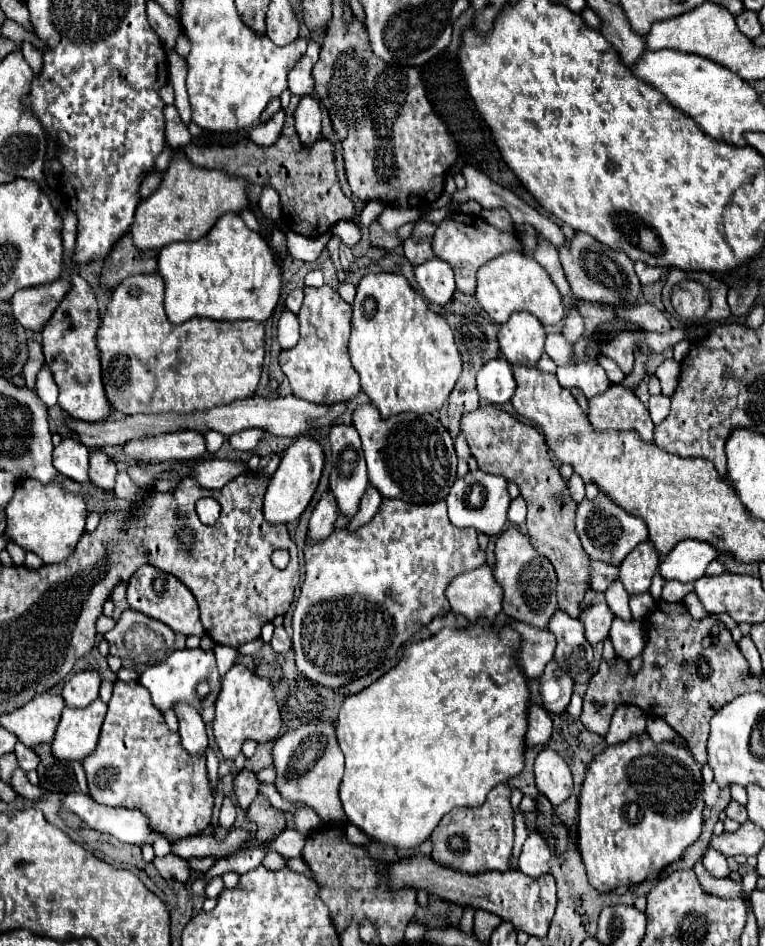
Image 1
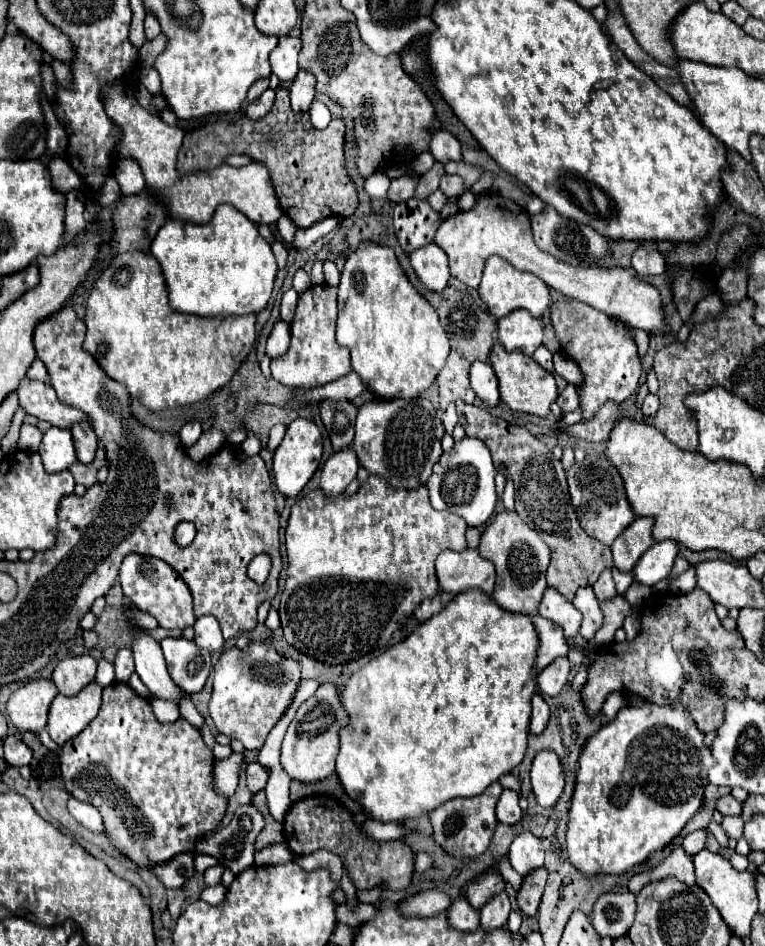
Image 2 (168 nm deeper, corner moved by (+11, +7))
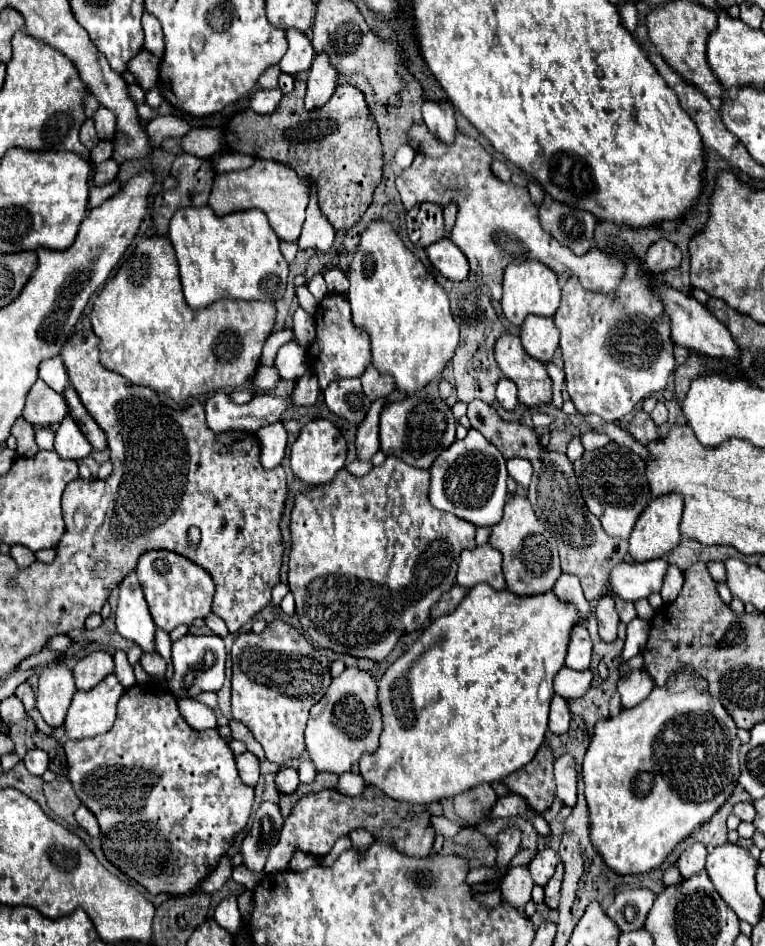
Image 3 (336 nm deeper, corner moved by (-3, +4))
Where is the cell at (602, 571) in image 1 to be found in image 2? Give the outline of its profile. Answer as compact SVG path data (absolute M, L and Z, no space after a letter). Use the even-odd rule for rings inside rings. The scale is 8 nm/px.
M604 570L592 588L594 588L594 594L596 594L598 602L606 602L606 600L612 600L612 598L618 596L610 570Z

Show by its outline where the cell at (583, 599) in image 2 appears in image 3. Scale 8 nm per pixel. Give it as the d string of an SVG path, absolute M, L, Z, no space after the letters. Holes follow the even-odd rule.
M610 595L594 601L594 617L598 619L598 633L604 641L616 639L616 627L620 623L618 613L614 609L614 599Z

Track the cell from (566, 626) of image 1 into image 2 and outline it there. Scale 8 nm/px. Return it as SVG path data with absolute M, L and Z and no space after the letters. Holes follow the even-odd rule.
M548 586L544 590L544 598L540 602L540 616L548 618L556 624L560 624L564 628L564 634L568 636L568 640L580 630L580 622L582 622L582 612L576 610L562 594L558 594L556 588Z

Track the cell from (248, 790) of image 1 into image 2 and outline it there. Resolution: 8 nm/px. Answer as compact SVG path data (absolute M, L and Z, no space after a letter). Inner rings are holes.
M254 762L254 764L248 764L248 790L252 792L252 794L256 794L258 790L262 790L264 786L266 786L266 782L268 782L268 770L262 766L262 764L258 764L258 762Z

